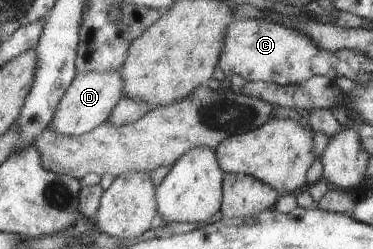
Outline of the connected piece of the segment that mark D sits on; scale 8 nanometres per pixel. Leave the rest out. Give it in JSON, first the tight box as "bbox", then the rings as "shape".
{"bbox":[50,70,123,136],"shape":[[[118,70],[113,72],[87,72],[77,74],[73,83],[59,103],[50,126],[57,134],[79,136],[91,132],[92,128],[110,118],[115,104],[122,98],[123,78]]]}

